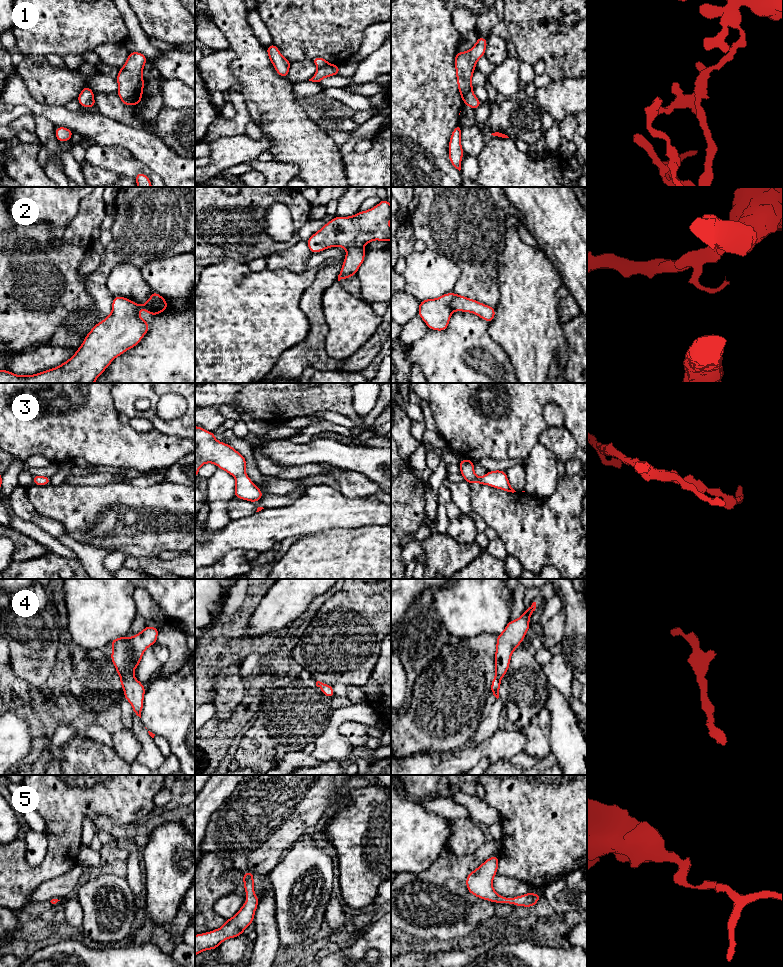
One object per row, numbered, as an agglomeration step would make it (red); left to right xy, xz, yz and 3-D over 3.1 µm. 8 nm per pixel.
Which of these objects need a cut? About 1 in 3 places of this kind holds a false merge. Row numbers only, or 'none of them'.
1, 2

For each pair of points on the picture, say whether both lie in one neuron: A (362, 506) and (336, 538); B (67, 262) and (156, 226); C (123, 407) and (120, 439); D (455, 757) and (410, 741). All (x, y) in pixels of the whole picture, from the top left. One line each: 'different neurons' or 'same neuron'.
A: different neurons
B: different neurons
C: different neurons
D: different neurons

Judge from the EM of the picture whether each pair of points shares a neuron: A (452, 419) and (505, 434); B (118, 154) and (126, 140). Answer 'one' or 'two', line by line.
A: one
B: two

